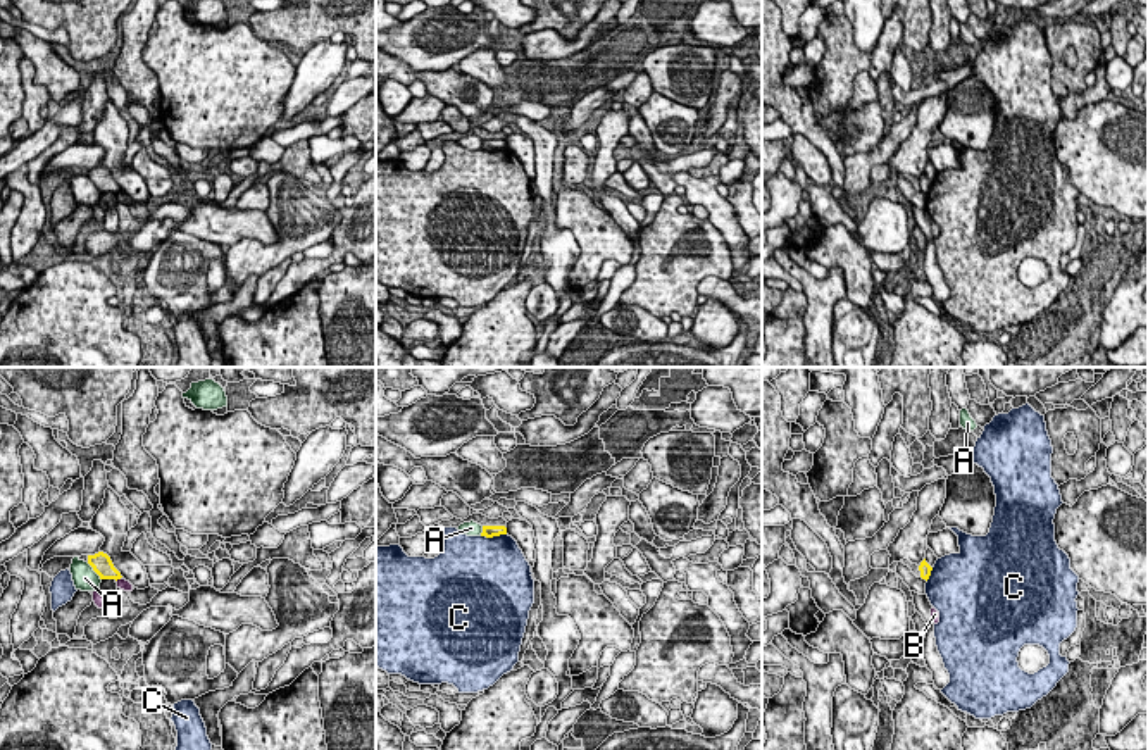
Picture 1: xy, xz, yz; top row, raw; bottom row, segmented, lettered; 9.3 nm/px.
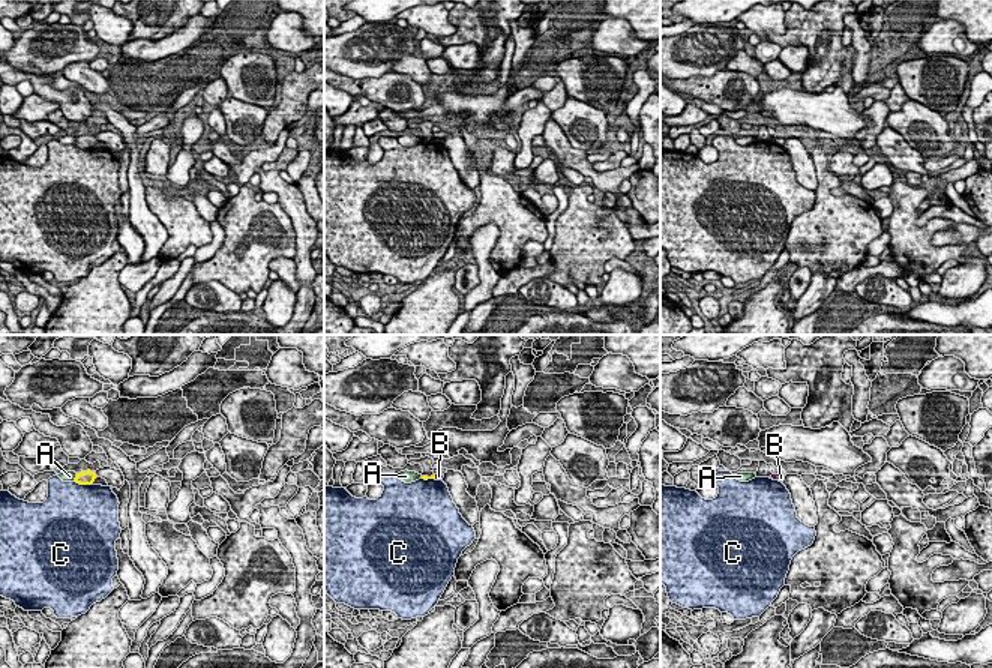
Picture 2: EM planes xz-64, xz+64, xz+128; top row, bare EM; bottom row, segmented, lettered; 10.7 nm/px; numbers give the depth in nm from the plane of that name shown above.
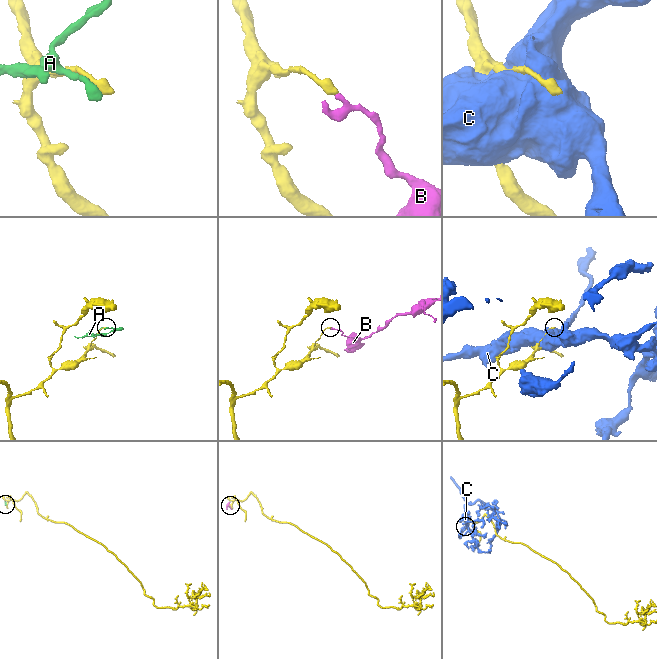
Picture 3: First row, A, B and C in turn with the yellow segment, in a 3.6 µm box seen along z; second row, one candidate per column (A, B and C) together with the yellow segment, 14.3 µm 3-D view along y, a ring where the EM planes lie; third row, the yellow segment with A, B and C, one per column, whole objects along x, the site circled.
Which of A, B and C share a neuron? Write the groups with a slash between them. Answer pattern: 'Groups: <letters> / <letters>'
Groups: A / B / C

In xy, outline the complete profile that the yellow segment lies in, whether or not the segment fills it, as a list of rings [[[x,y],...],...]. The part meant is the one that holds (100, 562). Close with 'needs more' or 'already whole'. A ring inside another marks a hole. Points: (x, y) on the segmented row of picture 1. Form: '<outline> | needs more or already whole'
[[[103,552],[88,555],[88,564],[100,576],[100,579],[121,579],[121,572],[114,567],[110,557]]] | already whole

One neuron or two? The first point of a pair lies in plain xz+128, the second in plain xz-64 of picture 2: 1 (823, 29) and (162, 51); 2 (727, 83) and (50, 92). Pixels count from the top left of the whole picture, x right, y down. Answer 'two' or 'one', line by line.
1: two
2: one

